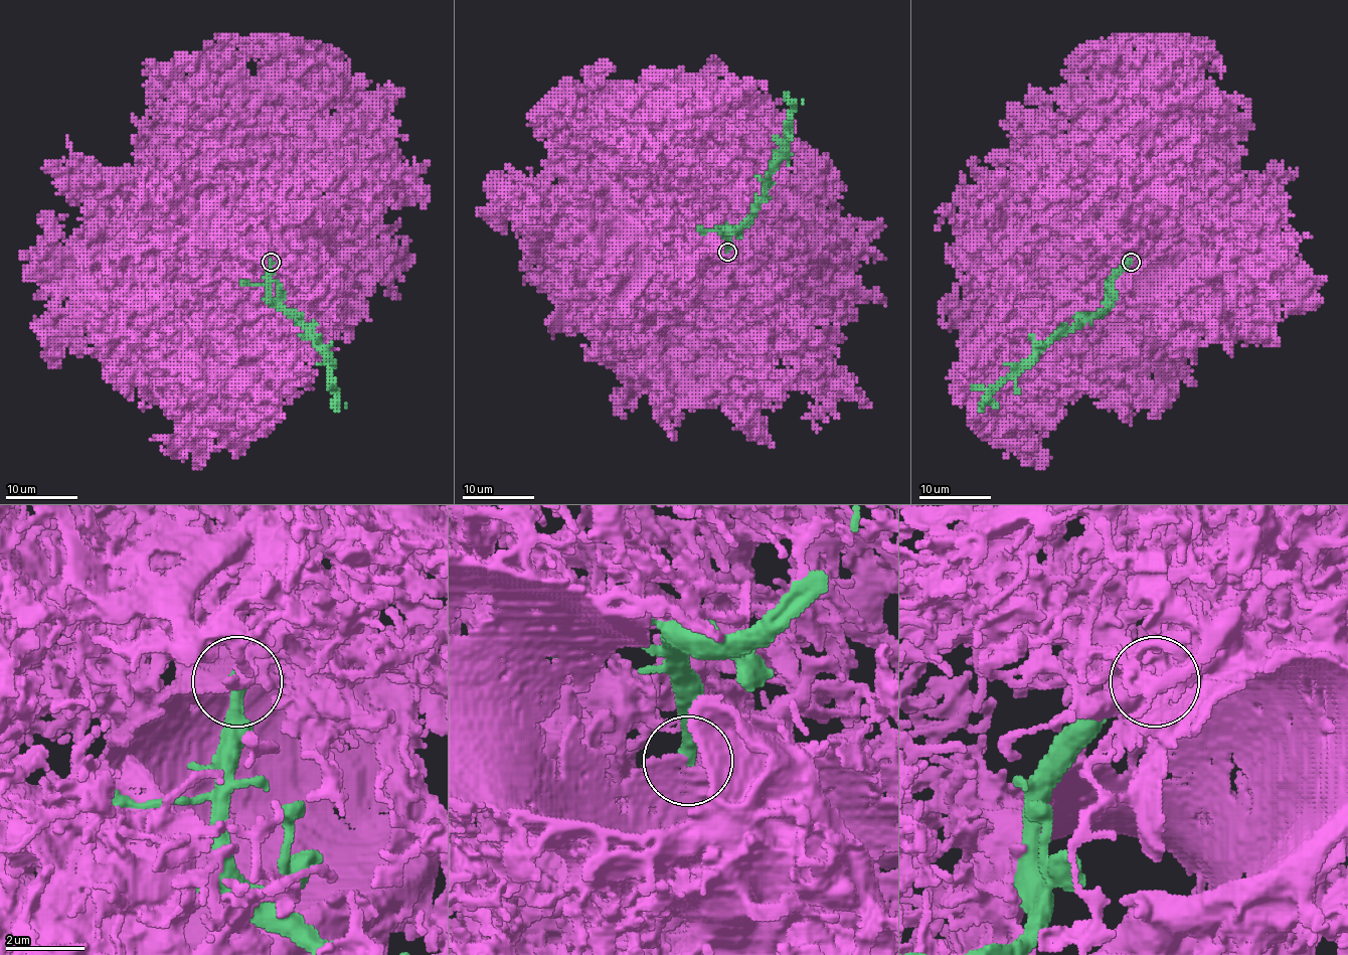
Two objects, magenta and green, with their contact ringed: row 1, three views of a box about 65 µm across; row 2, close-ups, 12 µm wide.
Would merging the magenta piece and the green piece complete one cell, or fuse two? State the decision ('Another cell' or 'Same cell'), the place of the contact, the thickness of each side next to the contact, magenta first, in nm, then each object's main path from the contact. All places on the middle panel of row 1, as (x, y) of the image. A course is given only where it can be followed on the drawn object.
Another cell. Place: (727, 252). Thickness 480 nm (magenta) against 380 nm. Course of magenta: (726, 252), (715, 248), (712, 226), (694, 208), (679, 176), (679, 154), (608, 86), (585, 86), (604, 82). Course of green: (727, 251), (725, 228), (745, 220), (762, 196), (764, 178), (784, 153), (785, 124), (793, 105), (803, 101)

